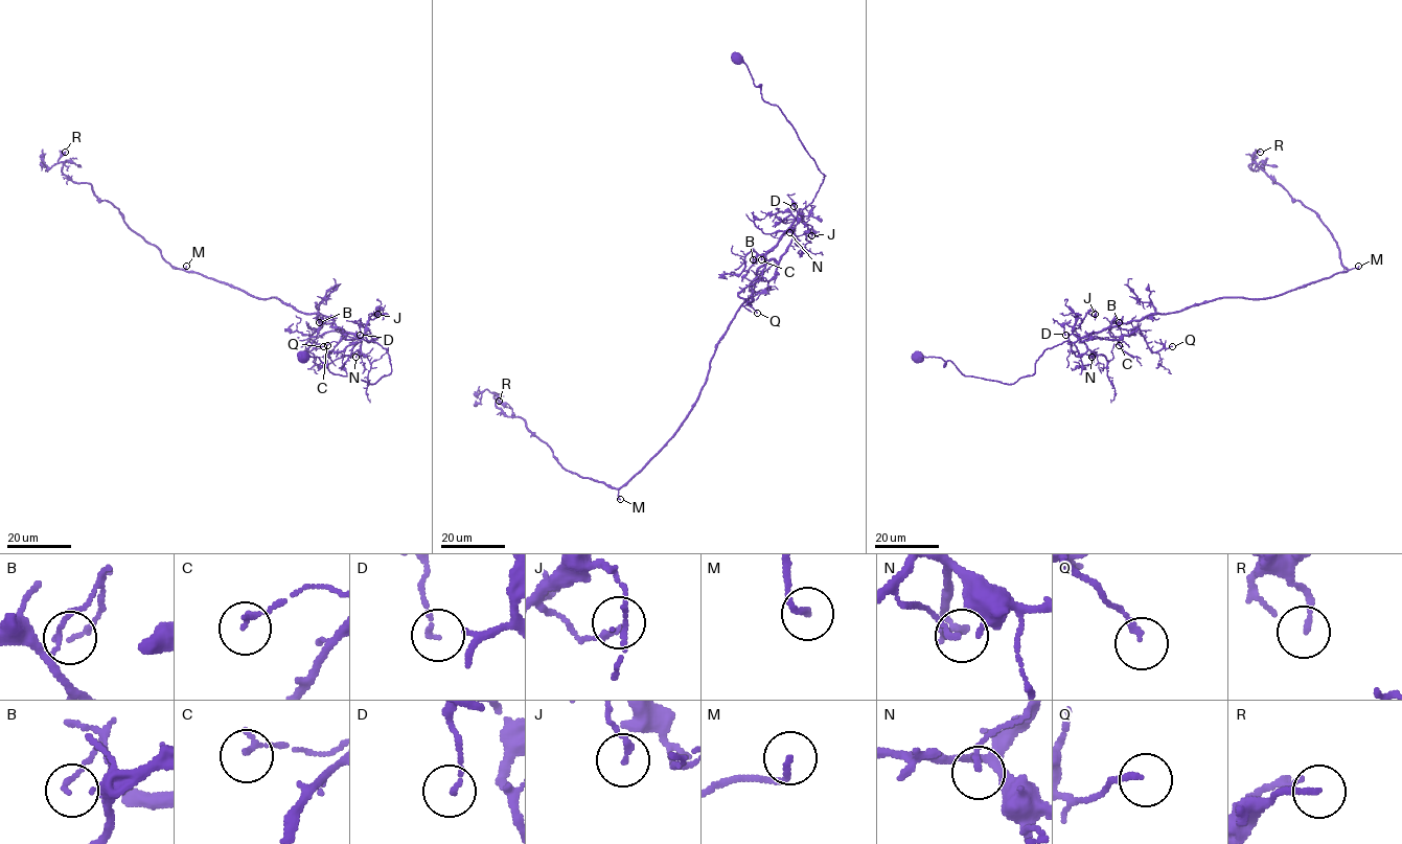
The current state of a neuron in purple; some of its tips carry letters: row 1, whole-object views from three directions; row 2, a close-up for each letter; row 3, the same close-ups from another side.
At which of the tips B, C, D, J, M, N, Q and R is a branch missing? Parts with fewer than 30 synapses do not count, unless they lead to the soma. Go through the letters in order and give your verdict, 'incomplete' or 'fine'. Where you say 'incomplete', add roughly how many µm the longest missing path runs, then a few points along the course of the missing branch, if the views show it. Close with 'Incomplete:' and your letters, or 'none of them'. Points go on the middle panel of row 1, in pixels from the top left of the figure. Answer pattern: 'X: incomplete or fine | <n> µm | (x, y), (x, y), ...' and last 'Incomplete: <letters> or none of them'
B: fine
C: fine
D: fine
J: fine
M: incomplete | 15 µm | (620, 499), (624, 512)
N: fine
Q: fine
R: fine
Incomplete: M

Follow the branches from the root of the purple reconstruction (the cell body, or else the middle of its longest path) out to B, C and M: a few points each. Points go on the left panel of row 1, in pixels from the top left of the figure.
B: (302, 358), (318, 357), (331, 372), (370, 384), (391, 372), (382, 346), (330, 319), (319, 322)
C: (302, 358), (318, 357), (326, 360), (331, 372), (370, 384), (391, 372), (388, 350), (364, 334), (327, 345)
M: (302, 358), (318, 357), (331, 372), (370, 384), (391, 370), (388, 350), (364, 334), (186, 266)

